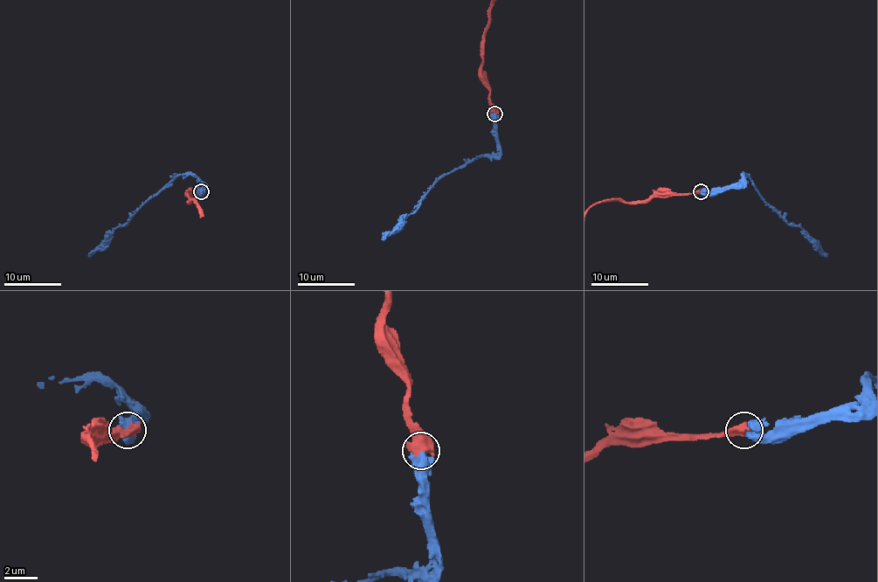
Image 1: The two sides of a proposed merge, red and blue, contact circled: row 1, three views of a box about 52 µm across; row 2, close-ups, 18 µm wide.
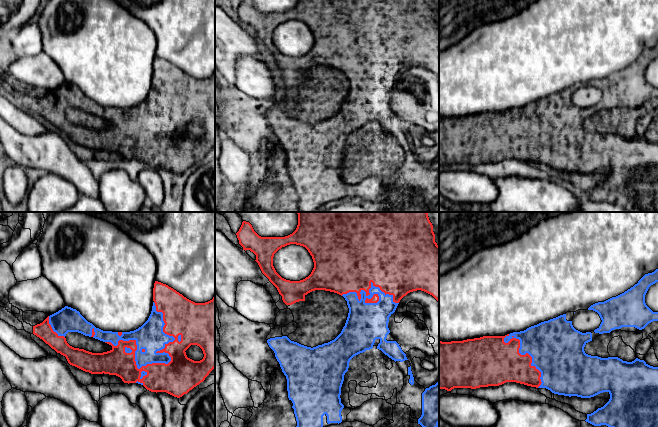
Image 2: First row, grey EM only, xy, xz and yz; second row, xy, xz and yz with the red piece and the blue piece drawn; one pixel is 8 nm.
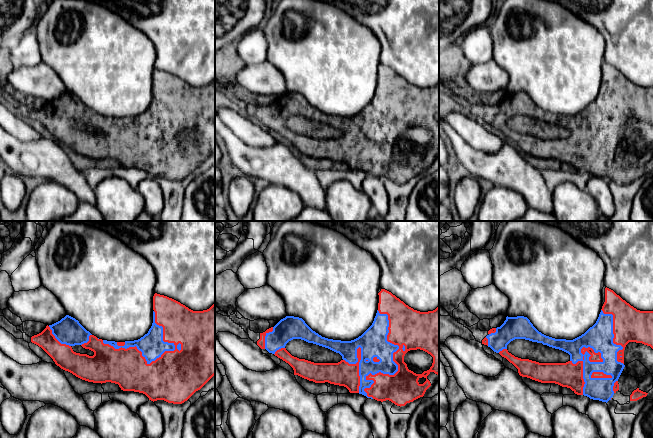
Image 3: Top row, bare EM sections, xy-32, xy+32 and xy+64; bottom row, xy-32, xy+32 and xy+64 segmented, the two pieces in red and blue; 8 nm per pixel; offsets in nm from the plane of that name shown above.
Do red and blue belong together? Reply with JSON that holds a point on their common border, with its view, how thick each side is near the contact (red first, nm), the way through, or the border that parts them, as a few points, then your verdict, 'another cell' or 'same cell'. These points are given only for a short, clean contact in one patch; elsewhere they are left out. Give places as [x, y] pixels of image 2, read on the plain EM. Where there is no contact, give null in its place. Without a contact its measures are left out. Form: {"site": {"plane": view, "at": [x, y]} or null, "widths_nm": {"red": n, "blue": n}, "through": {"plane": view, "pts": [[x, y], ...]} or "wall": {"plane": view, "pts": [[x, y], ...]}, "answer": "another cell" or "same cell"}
{"site": {"plane": "xy", "at": [141, 143]}, "widths_nm": {"red": 240, "blue": 200}, "answer": "same cell"}

